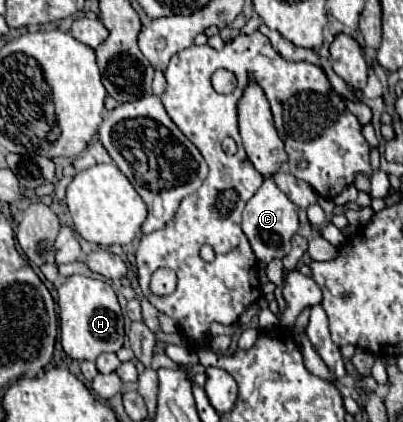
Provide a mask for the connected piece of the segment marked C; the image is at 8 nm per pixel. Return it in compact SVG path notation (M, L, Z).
M264 179L262 187L254 193L254 197L246 203L242 213L242 231L250 239L250 245L260 261L260 265L268 265L272 259L284 259L290 251L290 239L298 231L298 213L296 205L276 187L272 179Z

